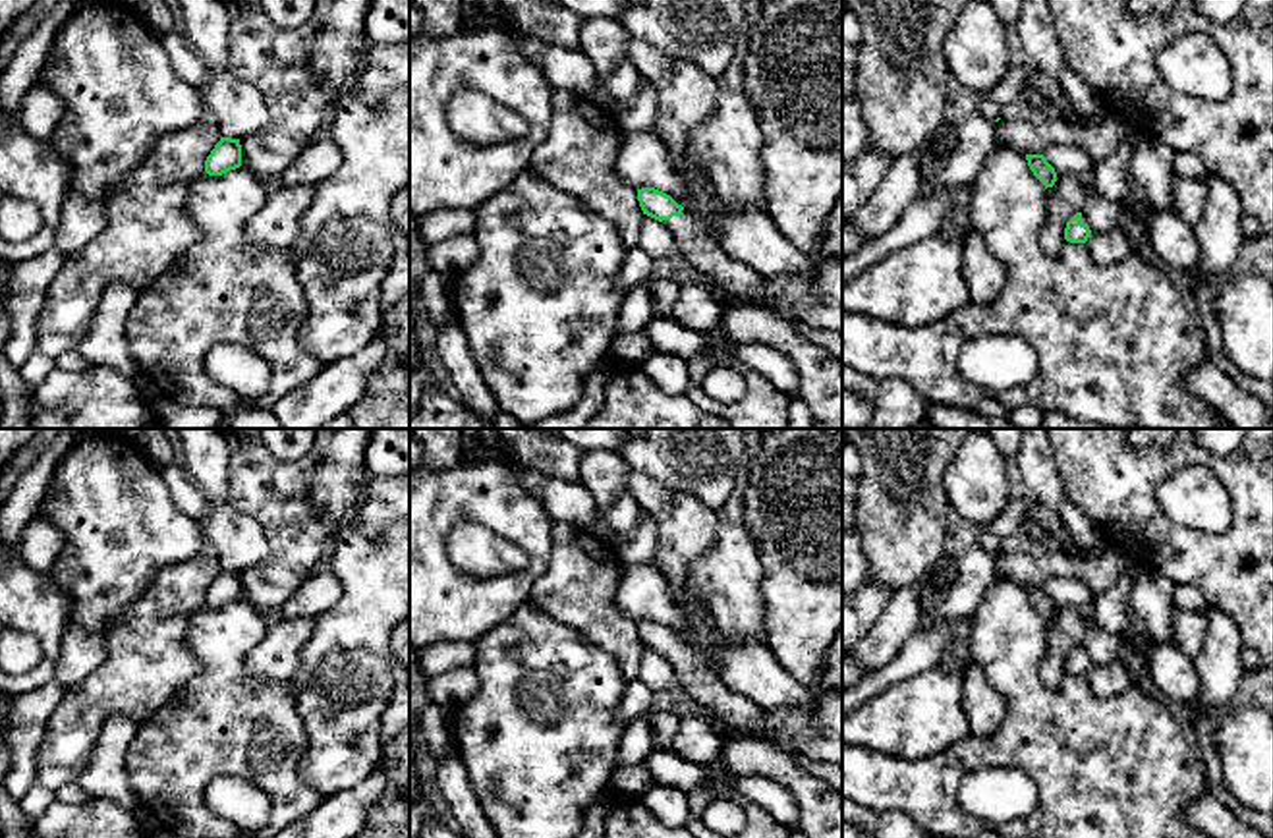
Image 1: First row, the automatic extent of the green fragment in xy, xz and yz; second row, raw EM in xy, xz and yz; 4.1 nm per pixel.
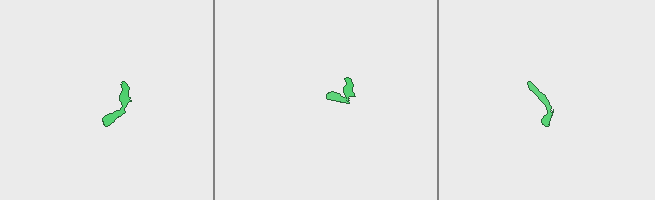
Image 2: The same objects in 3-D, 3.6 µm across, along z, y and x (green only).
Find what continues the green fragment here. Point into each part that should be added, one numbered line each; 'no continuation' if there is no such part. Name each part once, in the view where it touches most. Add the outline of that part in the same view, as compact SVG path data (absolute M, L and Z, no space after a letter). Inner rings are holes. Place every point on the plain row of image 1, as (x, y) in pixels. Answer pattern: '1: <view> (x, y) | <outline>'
1: xz (694, 674) | M688 641L680 649L663 653L674 670L674 684L692 695L705 712L715 714L721 722L753 730L761 724L765 711L748 697L728 689L709 658Z
2: yz (990, 541) | M985 525L974 527L972 537L977 539L989 554L1001 550L1001 539L995 533L987 531Z

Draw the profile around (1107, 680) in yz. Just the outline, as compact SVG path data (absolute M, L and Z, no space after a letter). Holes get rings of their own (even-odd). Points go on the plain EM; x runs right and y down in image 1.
M1120 658L1107 664L1091 664L1086 680L1091 691L1101 699L1117 697L1132 685L1132 678Z

